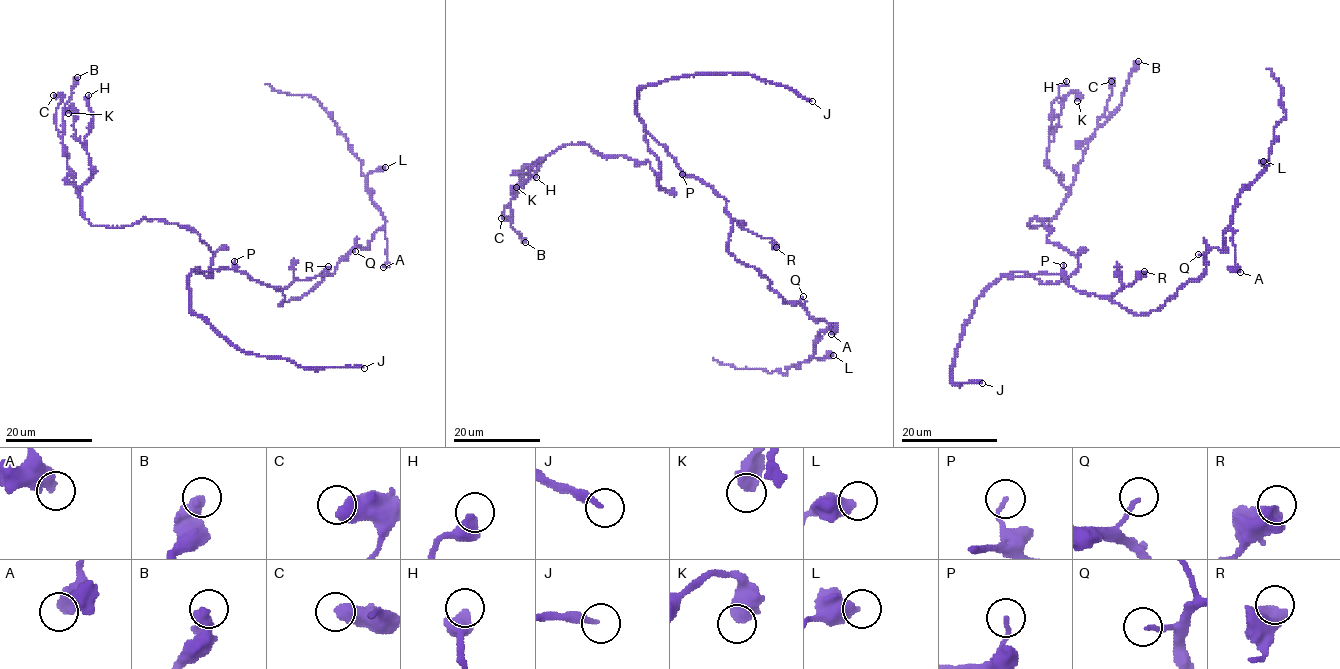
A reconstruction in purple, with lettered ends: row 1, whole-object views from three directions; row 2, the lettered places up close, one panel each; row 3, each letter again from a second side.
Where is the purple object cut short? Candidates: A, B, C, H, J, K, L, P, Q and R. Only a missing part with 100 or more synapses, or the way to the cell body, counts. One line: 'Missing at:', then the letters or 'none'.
Missing at: J

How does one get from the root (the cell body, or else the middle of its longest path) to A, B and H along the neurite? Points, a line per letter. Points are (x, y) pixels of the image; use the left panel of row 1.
A: (237, 272), (278, 287), (284, 296), (279, 307), (308, 293), (382, 228), (383, 267)
B: (237, 272), (197, 272), (212, 277), (213, 254), (176, 224), (94, 226), (84, 216), (62, 143), (77, 77)
H: (237, 272), (197, 272), (212, 277), (213, 254), (176, 224), (94, 226), (84, 216), (88, 95)

